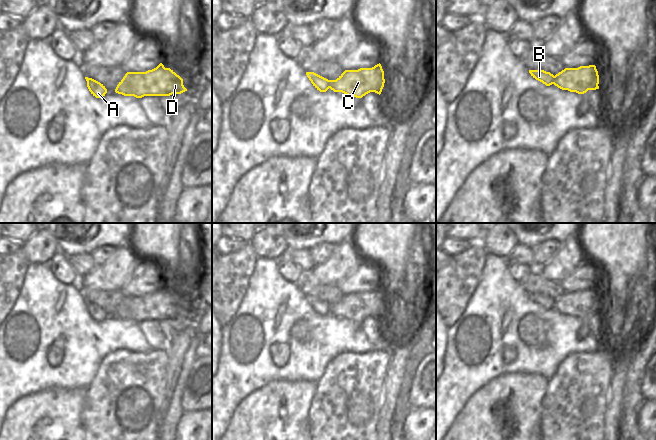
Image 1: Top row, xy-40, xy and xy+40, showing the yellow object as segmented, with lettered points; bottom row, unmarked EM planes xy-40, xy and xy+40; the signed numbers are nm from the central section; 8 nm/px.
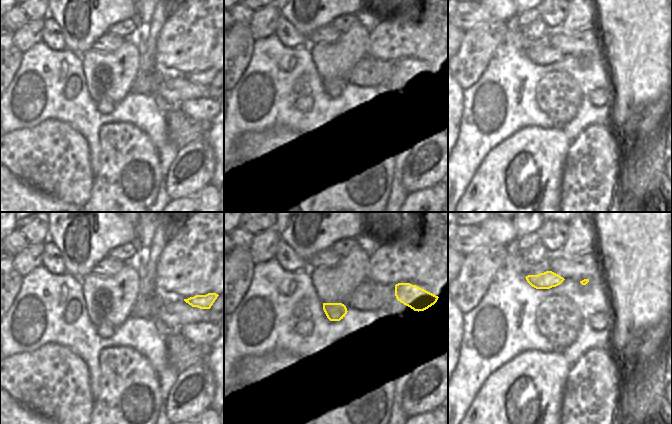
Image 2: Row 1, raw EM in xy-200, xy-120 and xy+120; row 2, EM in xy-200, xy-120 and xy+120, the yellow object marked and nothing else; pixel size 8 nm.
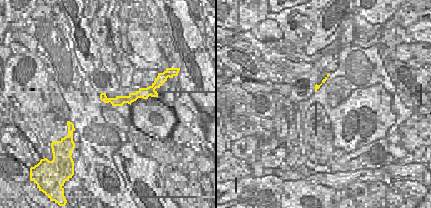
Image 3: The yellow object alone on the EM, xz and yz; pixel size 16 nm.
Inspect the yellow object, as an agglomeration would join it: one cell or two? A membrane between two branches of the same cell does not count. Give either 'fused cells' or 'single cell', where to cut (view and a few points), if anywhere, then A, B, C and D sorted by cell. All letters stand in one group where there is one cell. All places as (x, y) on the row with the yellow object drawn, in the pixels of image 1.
single cell; no cut; A B C D

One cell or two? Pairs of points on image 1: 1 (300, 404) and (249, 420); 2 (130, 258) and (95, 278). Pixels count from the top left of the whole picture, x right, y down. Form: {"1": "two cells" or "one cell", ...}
{"1": "one cell", "2": "one cell"}

